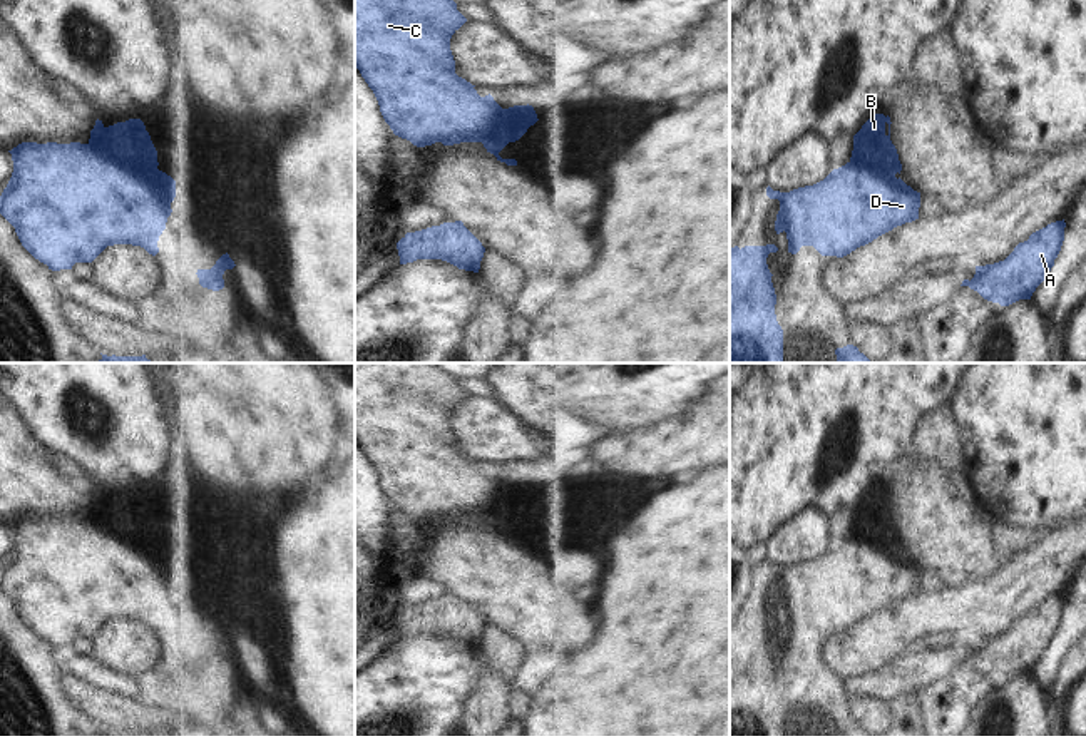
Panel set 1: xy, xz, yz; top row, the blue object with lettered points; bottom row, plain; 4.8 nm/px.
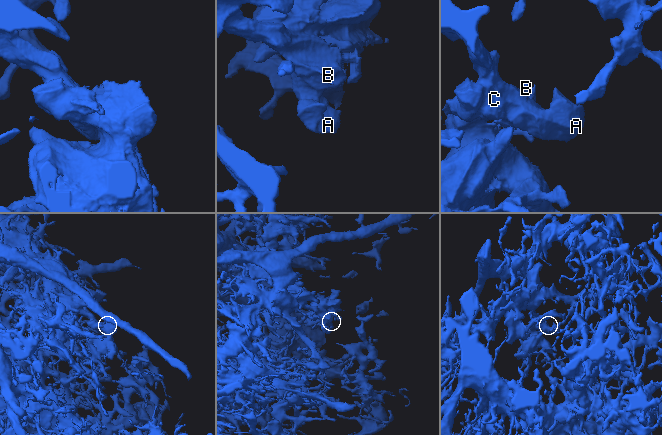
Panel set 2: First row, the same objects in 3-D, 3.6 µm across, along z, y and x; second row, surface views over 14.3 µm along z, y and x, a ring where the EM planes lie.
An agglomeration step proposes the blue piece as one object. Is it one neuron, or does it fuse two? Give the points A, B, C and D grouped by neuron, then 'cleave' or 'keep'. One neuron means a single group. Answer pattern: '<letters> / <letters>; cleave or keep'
A B C D; keep

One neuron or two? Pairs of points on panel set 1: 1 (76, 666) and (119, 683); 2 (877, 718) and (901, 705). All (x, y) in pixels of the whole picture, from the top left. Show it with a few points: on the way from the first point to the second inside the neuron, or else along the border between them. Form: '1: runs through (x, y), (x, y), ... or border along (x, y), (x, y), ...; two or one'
1: runs through (86, 668), (109, 679); one
2: border along (889, 705), (894, 718); two

